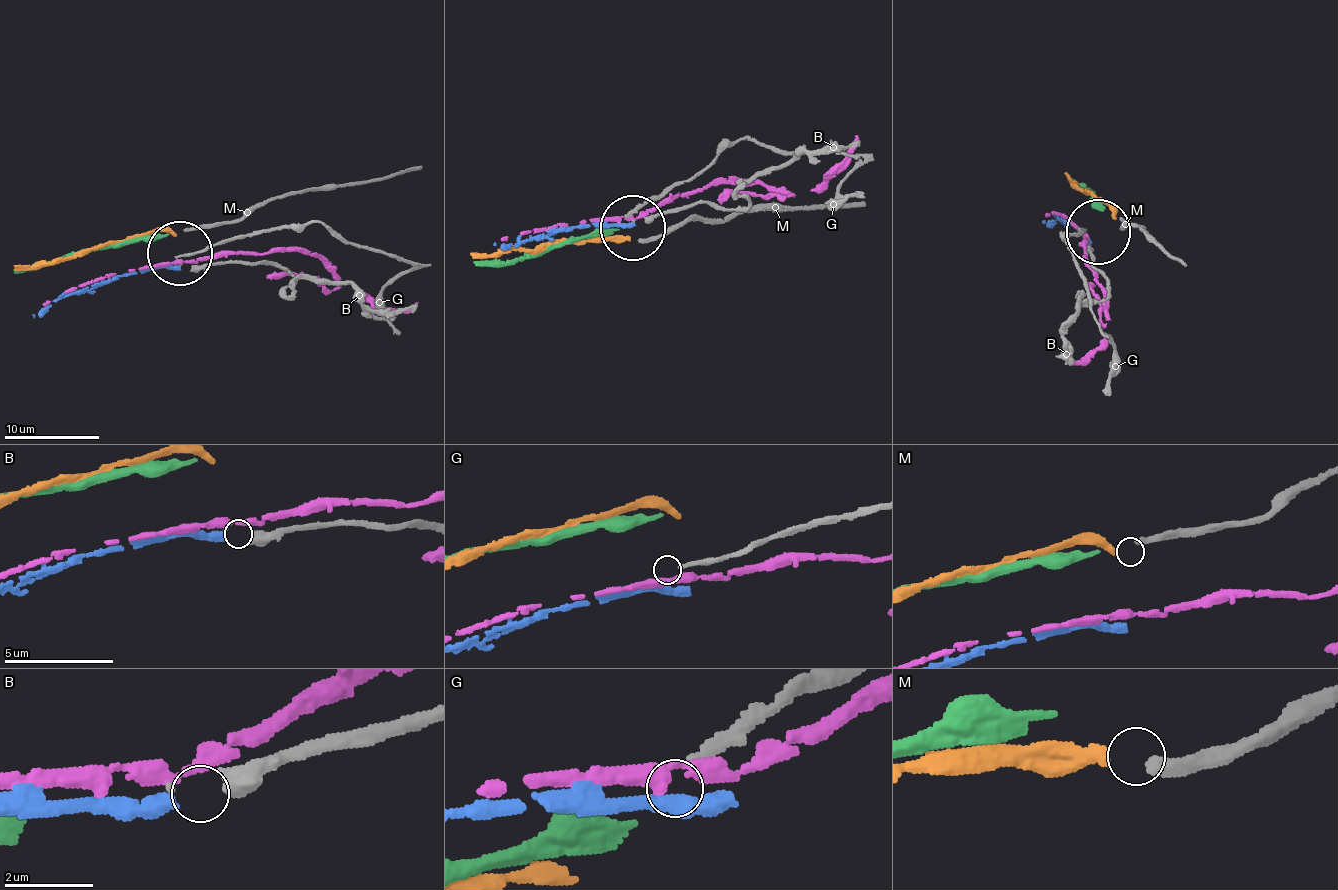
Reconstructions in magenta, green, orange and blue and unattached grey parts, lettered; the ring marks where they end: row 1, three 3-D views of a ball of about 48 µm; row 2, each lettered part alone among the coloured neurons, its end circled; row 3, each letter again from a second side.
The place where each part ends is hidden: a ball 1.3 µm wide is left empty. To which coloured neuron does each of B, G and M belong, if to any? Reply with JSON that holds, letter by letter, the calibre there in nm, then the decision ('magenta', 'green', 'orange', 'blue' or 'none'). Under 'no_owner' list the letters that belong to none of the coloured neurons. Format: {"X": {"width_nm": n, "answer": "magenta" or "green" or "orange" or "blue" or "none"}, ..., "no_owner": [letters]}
{"B": {"width_nm": 550, "answer": "blue"}, "G": {"width_nm": 220, "answer": "none"}, "M": {"width_nm": 280, "answer": "orange"}, "no_owner": ["G"]}

